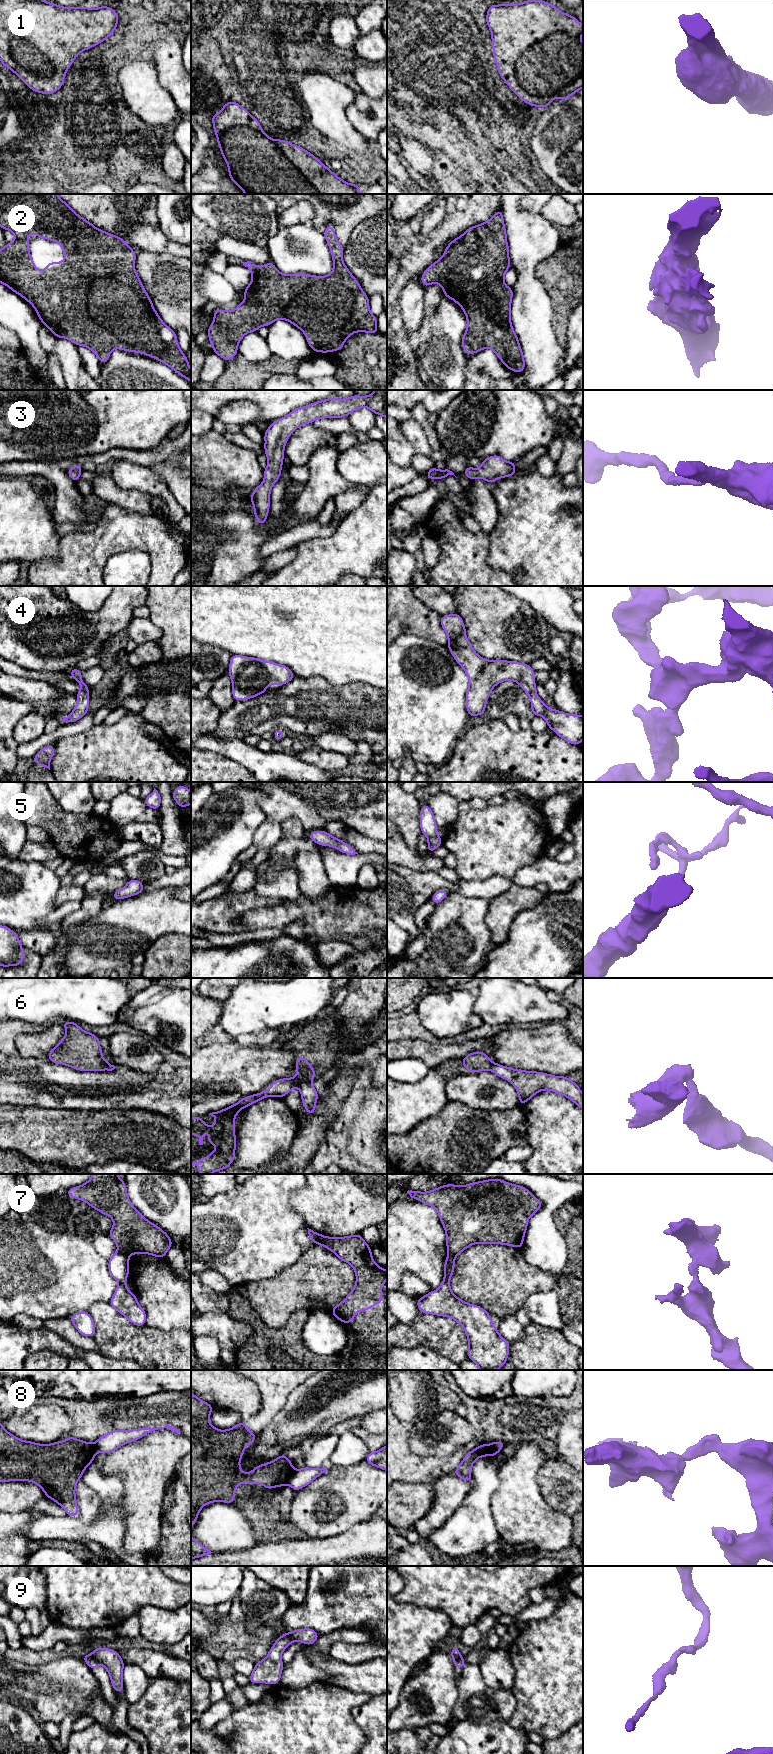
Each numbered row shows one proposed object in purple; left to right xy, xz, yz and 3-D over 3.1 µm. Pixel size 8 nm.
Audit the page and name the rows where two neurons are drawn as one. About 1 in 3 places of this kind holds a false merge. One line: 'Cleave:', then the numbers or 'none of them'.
Cleave: 6, 7, 8, 9

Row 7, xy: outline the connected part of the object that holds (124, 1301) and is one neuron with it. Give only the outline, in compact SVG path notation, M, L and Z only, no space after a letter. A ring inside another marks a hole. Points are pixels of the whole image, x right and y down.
M119 1251L114 1253L108 1262L109 1273L119 1282L110 1305L122 1314L127 1320L136 1326L144 1326L146 1312L139 1305L137 1297L126 1287L126 1280L129 1275L129 1257Z

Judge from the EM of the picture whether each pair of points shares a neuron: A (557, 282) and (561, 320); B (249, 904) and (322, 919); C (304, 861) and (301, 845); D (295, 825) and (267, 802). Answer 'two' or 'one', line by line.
A: one
B: two
C: two
D: two

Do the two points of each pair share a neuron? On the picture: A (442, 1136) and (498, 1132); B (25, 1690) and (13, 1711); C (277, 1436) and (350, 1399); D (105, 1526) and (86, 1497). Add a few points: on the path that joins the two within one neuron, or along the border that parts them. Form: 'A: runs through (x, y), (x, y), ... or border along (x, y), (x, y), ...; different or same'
A: runs through (456, 1135), (484, 1135); same
B: border along (17, 1700), (21, 1702); different
C: runs through (295, 1423), (316, 1405), (326, 1399), (332, 1399); same
D: border along (92, 1491), (100, 1509), (84, 1522); different

